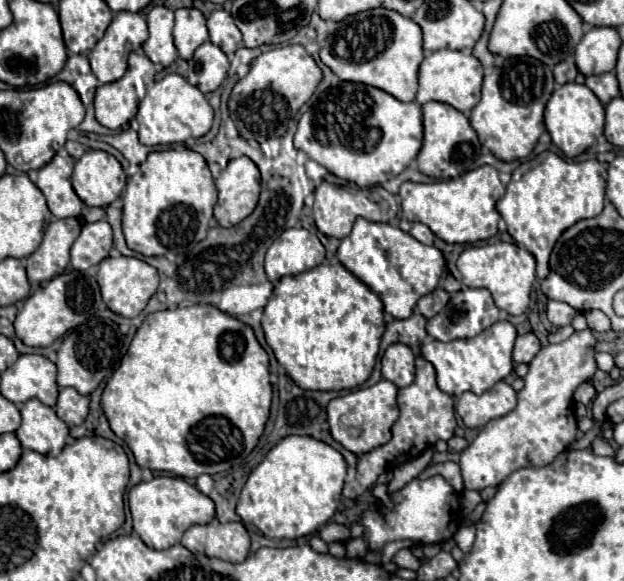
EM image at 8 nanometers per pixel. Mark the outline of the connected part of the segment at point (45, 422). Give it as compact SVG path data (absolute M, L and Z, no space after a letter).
M27 400L21 408L23 422L15 432L21 446L41 454L57 456L69 436L69 426L55 414L51 406L39 400Z

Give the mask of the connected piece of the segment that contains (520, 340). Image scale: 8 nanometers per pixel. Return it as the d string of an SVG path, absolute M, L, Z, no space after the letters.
M533 332L529 334L523 334L523 336L517 336L515 340L515 348L513 348L513 360L515 362L523 362L523 364L529 364L535 354L539 352L539 340Z

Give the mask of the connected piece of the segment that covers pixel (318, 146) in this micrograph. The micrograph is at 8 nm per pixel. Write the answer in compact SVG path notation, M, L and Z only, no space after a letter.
M325 76L307 102L307 112L299 120L295 132L295 148L303 150L311 160L323 164L331 174L357 184L359 188L369 188L383 184L389 178L399 176L413 158L417 158L423 146L423 116L417 102L401 102L385 90L361 84L361 82L343 82L335 76Z

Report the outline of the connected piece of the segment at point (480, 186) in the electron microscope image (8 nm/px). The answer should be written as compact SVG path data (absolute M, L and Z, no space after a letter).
M481 166L471 172L465 172L459 178L419 184L419 182L403 182L399 188L401 210L407 220L423 222L431 228L431 232L453 244L473 244L479 240L489 240L497 234L499 212L495 210L497 198L505 194L505 186L499 180L499 174L493 166Z

